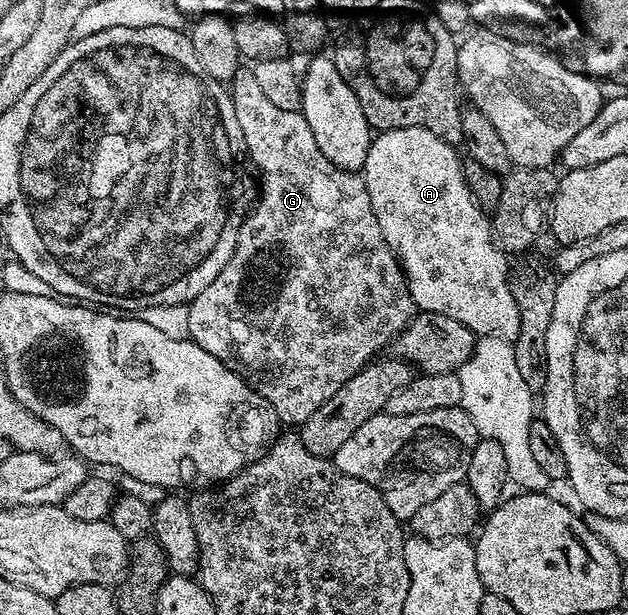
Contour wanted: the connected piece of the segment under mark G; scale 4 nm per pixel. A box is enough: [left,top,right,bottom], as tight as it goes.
[188,66,416,425]

